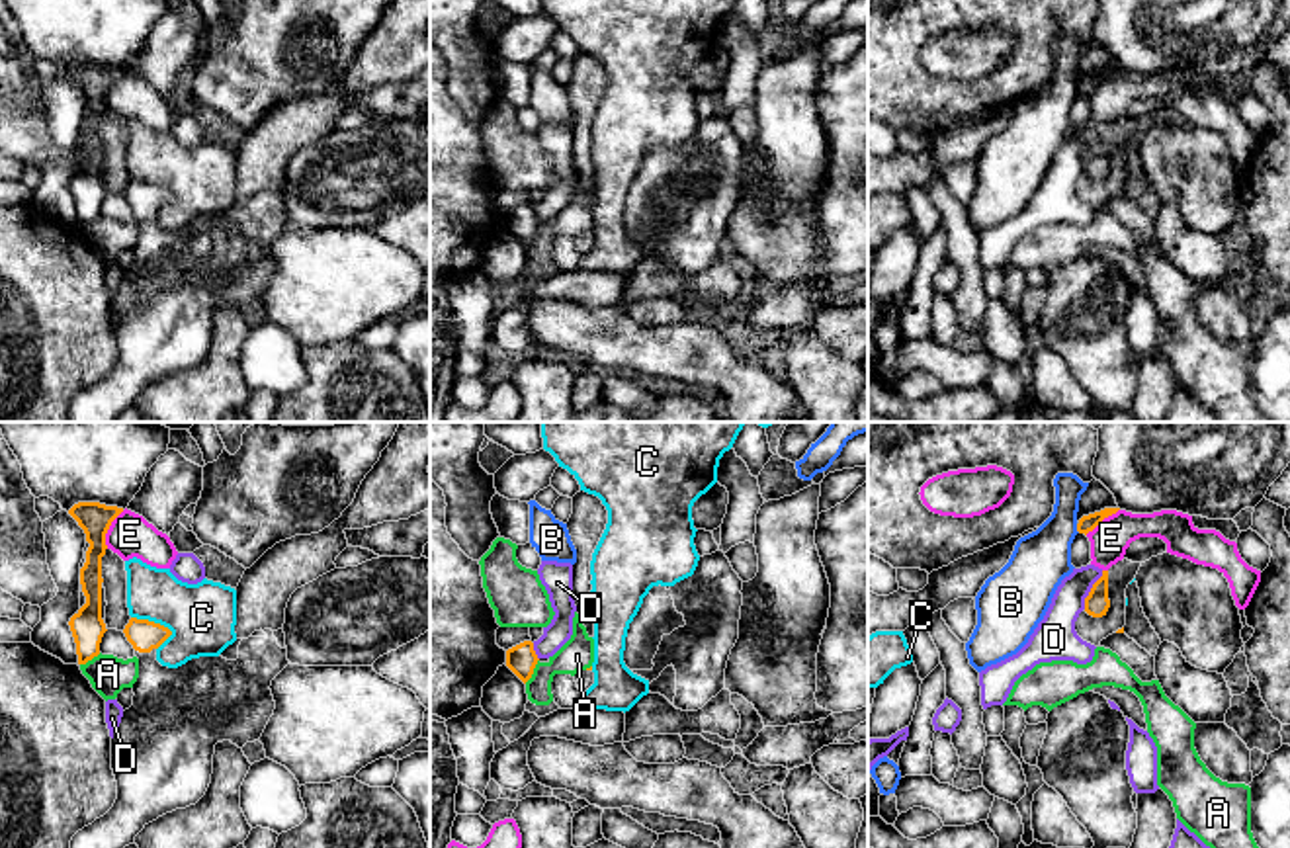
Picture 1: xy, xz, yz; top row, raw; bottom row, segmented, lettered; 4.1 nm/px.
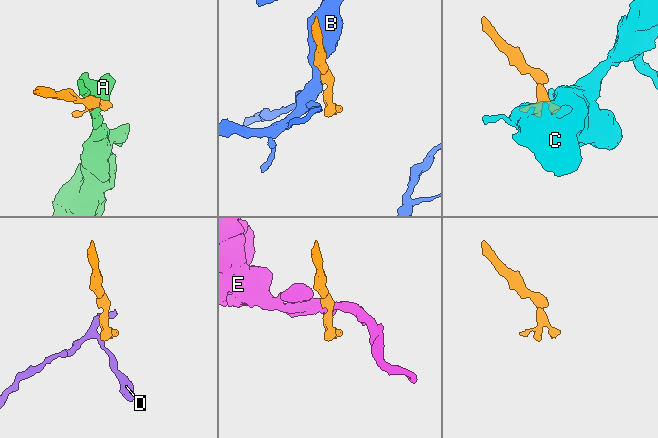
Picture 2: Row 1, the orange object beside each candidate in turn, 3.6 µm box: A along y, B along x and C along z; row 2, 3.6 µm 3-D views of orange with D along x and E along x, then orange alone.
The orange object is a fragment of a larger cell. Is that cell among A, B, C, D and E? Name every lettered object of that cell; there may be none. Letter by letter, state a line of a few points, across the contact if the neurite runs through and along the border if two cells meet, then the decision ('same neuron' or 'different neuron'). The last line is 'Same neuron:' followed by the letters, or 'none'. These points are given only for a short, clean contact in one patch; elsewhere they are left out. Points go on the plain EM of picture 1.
A: different neuron
B: different neuron
C: line xy (131, 178), (159, 184), (172, 196); different neuron
D: different neuron
E: line xy (124, 73), (106, 96), (106, 110); different neuron
Same neuron: none

